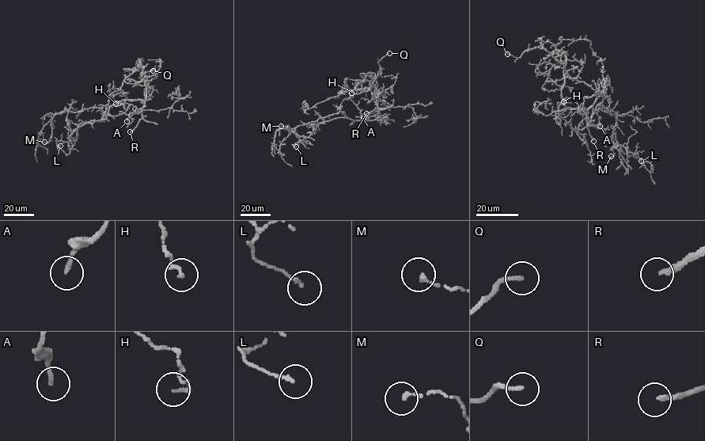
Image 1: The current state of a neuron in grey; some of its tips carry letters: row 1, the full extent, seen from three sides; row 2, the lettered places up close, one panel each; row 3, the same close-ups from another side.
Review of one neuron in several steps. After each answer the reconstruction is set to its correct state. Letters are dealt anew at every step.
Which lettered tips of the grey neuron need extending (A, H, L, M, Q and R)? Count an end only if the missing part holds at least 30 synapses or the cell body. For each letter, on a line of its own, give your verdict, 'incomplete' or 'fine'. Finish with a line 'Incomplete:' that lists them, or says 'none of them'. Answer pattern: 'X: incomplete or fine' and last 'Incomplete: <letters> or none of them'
A: fine
H: fine
L: fine
M: fine
Q: fine
R: incomplete
Incomplete: R

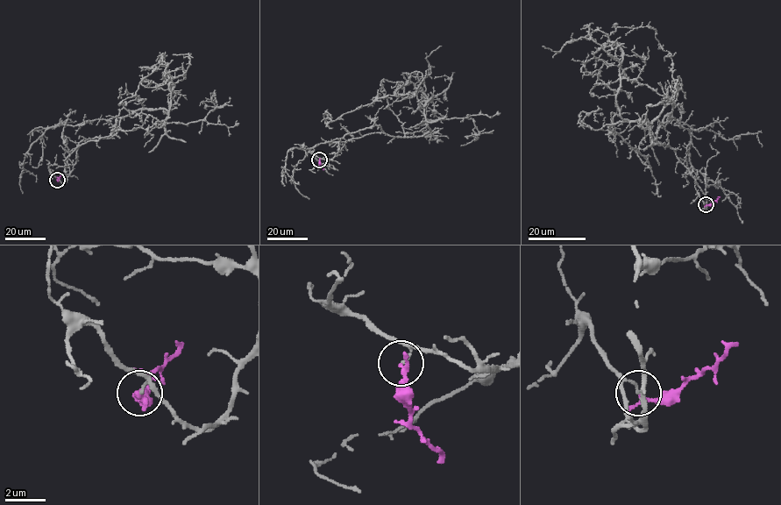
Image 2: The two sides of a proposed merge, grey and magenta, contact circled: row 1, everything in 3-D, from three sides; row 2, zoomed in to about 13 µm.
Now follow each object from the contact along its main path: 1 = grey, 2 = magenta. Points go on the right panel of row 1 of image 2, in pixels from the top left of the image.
1: (706, 203), (656, 140), (673, 103), (646, 124), (620, 115), (622, 49), (609, 41), (590, 92), (619, 93)
2: (706, 203), (711, 204), (720, 196)

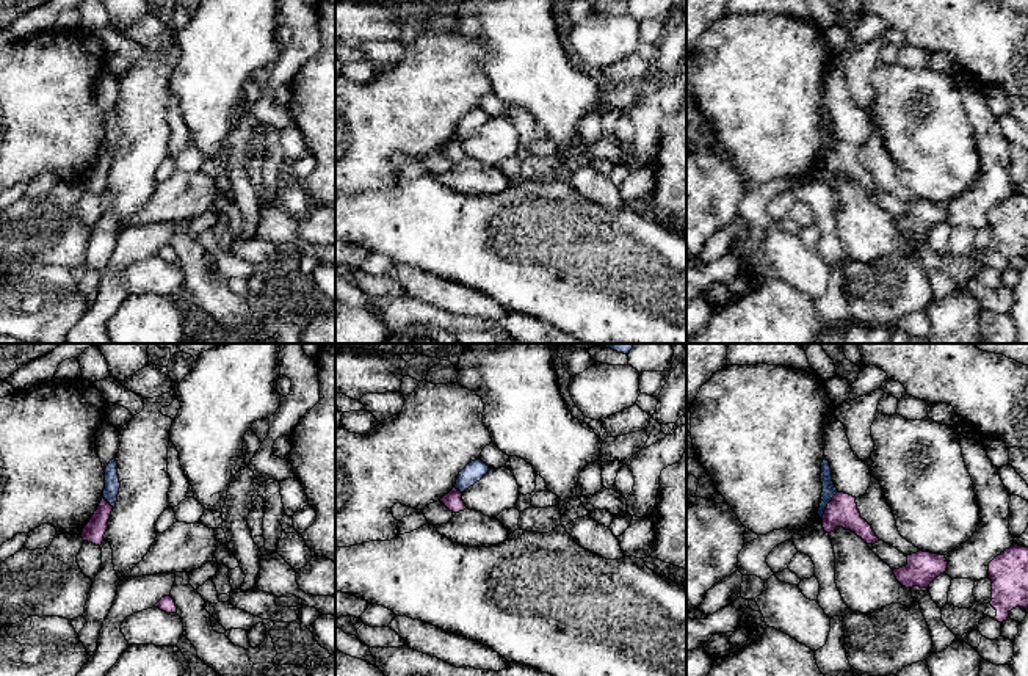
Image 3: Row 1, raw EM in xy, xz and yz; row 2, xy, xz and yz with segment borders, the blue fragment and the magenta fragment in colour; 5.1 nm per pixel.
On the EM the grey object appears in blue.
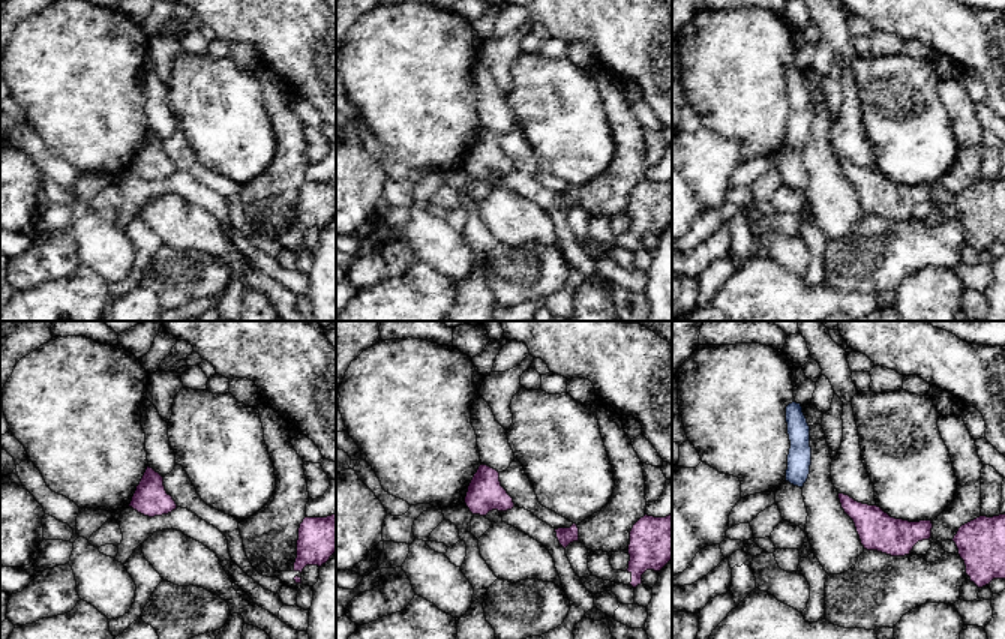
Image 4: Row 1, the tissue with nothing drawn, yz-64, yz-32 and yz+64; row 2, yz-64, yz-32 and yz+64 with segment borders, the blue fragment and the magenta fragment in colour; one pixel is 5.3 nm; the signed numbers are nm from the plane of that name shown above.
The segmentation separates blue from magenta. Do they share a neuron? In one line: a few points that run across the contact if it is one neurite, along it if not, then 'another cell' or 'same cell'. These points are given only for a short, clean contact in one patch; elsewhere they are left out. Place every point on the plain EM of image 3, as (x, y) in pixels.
line yz (837, 140), (821, 167); another cell

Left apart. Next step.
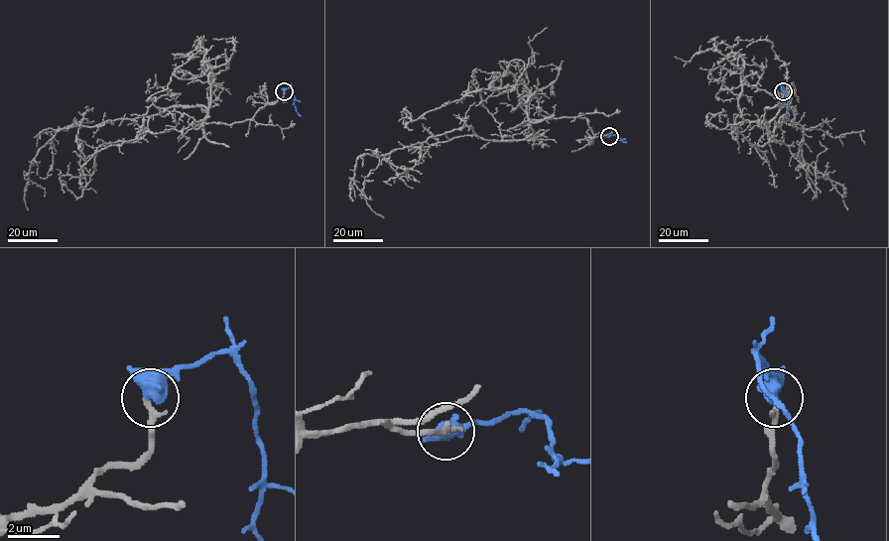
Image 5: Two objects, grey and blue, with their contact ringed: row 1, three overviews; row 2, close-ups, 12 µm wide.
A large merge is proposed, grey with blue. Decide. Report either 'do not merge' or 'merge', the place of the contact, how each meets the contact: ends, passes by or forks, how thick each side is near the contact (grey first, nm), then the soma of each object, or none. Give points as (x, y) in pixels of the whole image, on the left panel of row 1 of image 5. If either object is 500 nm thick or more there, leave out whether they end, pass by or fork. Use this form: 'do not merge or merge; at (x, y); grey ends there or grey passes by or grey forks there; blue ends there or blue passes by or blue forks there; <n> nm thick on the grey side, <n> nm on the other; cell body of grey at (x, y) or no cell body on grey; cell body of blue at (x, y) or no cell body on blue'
merge; at (284, 91); grey ends there; blue passes by; 220 nm thick on the grey side, 480 nm on the other; no cell body on grey; no cell body on blue

